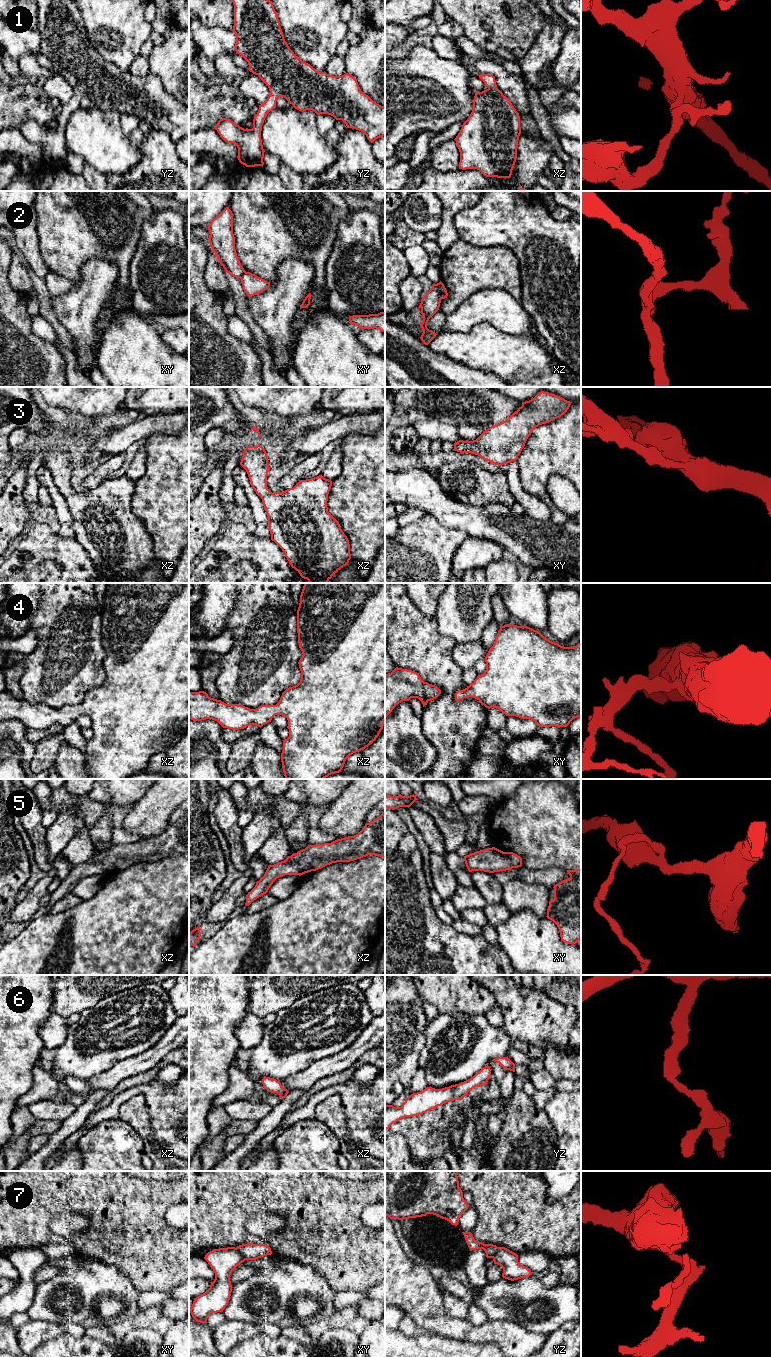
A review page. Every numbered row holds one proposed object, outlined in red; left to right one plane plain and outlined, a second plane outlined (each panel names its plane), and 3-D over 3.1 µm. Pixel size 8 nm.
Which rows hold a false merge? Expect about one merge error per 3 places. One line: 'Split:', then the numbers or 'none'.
Split: 2, 7

